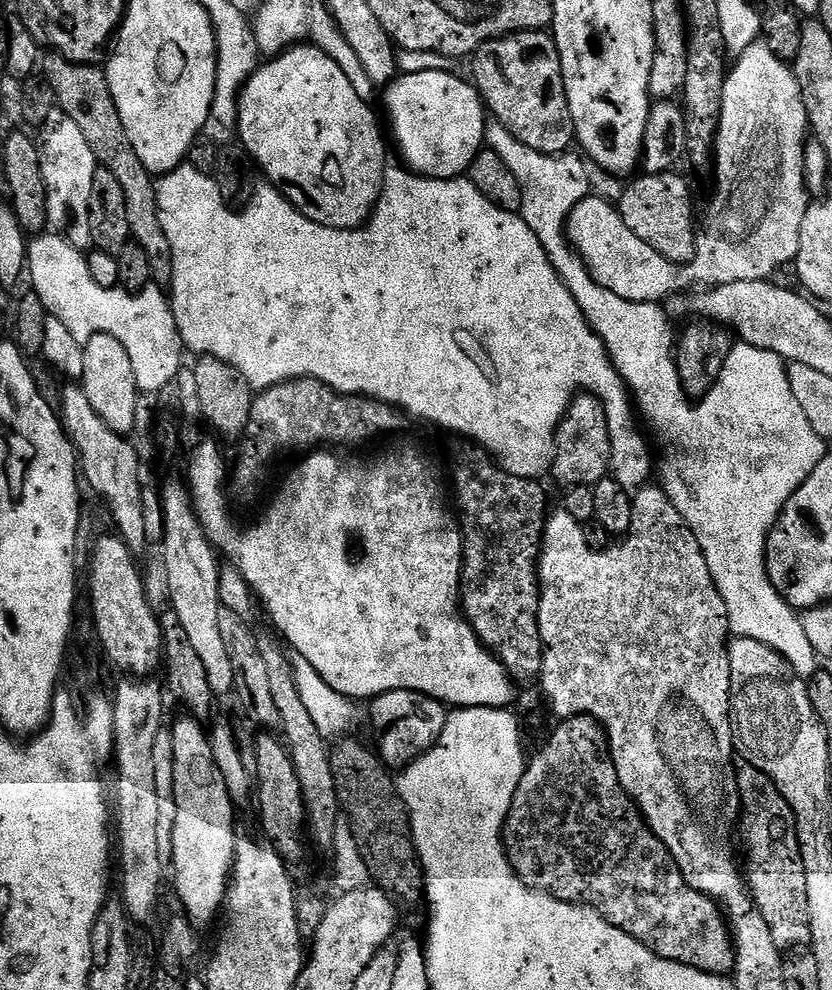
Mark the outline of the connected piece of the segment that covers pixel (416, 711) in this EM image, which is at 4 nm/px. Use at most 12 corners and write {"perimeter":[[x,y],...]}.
{"perimeter":[[410,690],[371,701],[375,751],[403,769],[432,749],[449,717]]}

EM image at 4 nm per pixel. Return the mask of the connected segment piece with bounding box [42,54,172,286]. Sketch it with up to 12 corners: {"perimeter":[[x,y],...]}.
{"perimeter":[[45,55],[43,79],[125,194],[151,279],[171,285],[154,176],[142,166],[105,69]]}

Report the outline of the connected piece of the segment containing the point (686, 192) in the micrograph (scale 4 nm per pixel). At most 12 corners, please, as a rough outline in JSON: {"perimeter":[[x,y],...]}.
{"perimeter":[[679,171],[640,174],[622,222],[662,258],[696,253],[692,192]]}

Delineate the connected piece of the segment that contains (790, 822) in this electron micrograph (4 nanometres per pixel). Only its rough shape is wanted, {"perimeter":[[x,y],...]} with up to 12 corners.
{"perimeter":[[736,764],[746,887],[784,950],[811,945],[796,815]]}

